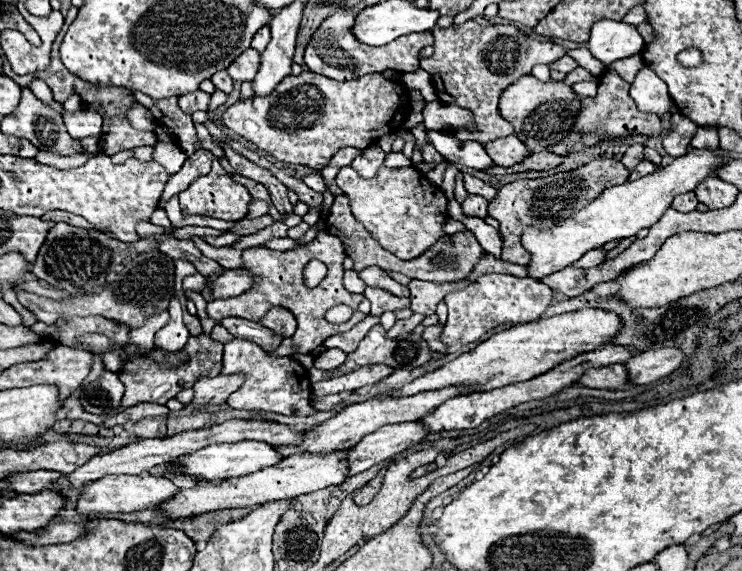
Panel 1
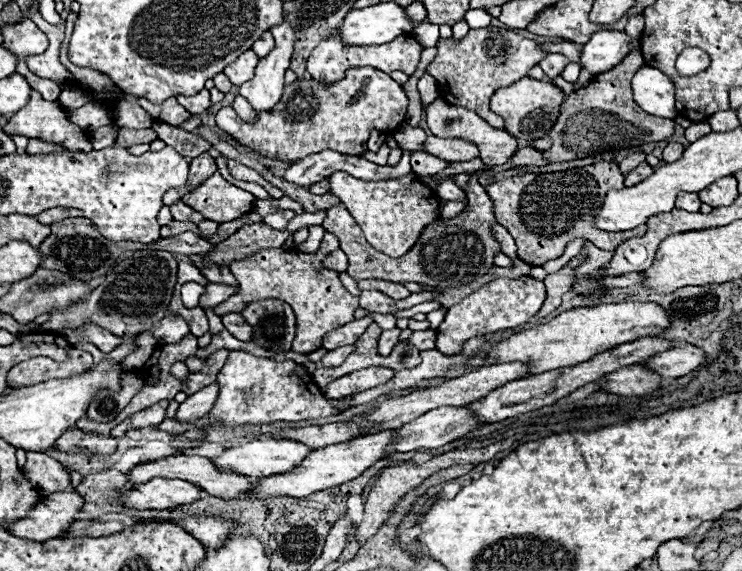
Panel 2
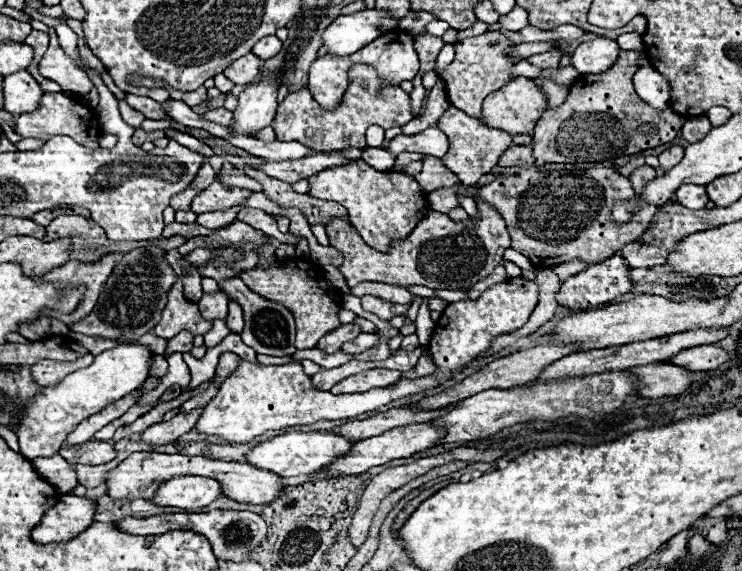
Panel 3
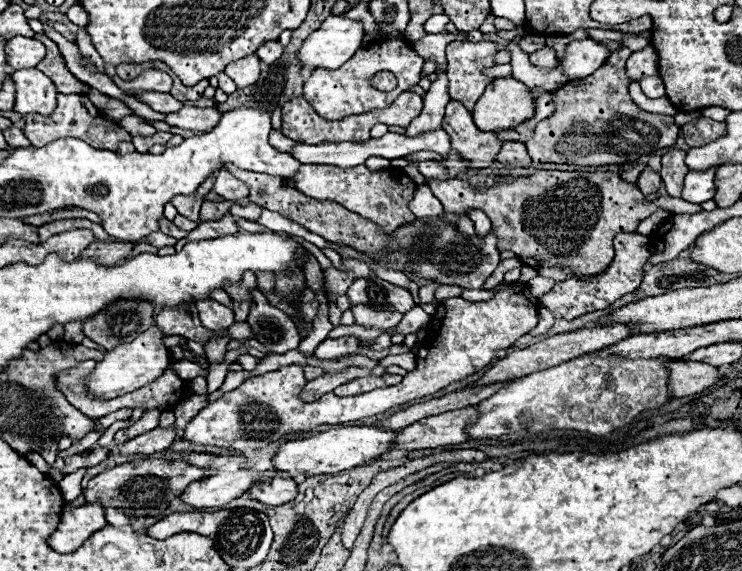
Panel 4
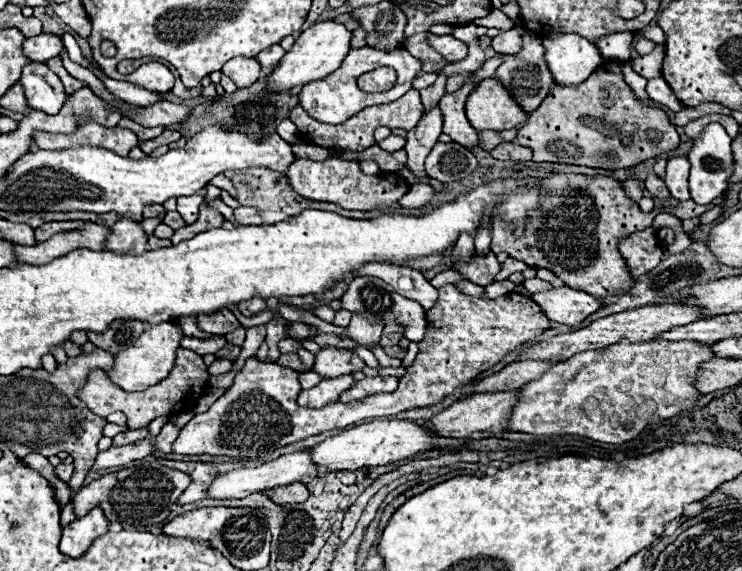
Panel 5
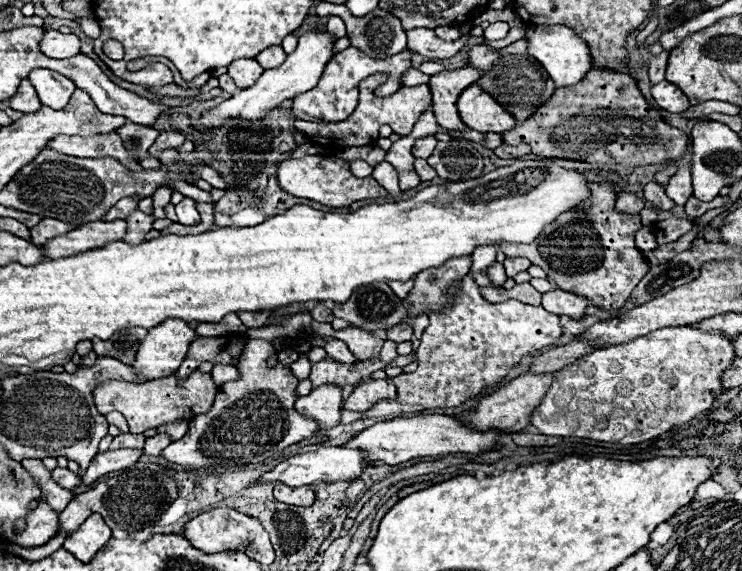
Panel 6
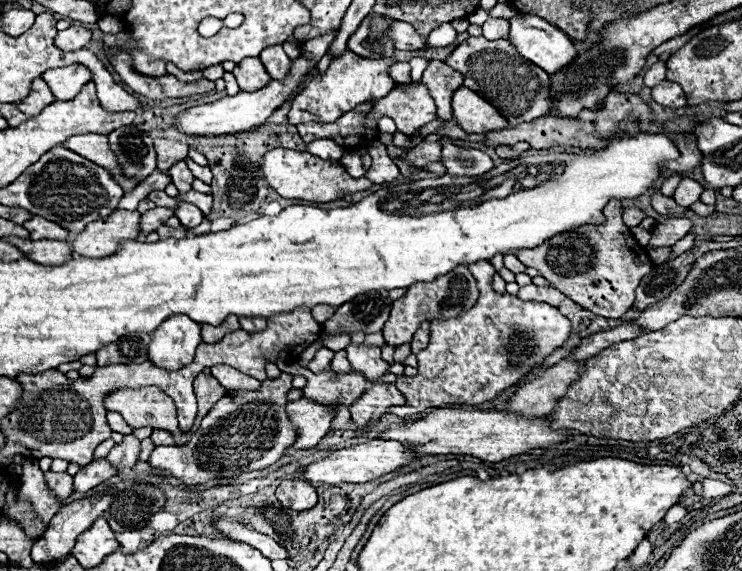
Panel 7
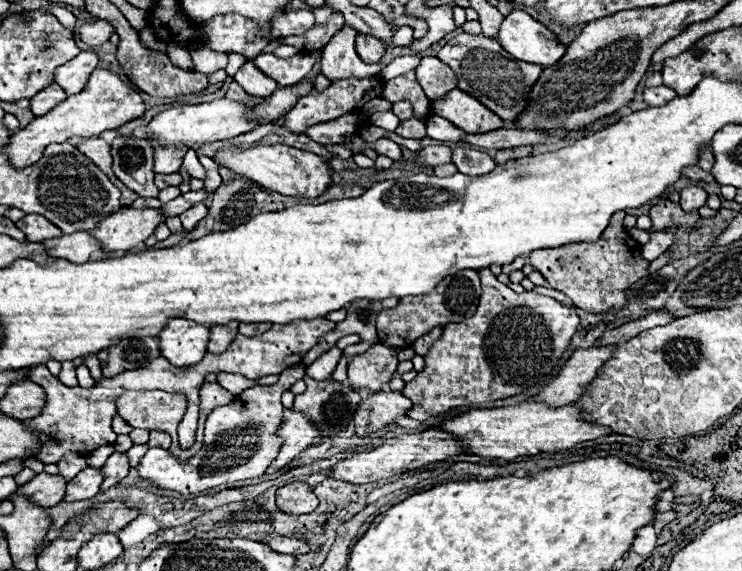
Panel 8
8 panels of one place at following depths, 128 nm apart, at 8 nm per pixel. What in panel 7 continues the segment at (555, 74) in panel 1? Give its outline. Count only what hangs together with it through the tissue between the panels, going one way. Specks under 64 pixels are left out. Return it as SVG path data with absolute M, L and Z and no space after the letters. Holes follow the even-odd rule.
M470 36L450 54L446 64L462 72L464 86L472 88L478 94L482 92L482 98L496 106L500 114L510 122L510 126L522 124L526 120L536 120L538 116L550 112L550 76L536 64L530 64L530 60L518 56L516 48L508 40L488 42L484 36Z

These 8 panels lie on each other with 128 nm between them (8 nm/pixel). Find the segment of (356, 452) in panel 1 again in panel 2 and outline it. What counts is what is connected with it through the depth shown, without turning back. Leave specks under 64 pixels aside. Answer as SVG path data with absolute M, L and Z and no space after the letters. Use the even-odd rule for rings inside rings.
M466 406L438 408L398 428L390 448L386 448L386 454L410 452L418 448L440 448L476 428L480 428L480 424L470 416Z

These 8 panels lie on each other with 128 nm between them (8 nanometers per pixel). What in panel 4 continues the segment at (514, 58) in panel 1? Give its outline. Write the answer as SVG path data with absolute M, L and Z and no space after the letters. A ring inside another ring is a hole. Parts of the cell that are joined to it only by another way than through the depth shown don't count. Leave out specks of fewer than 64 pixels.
M490 40L480 42L450 42L446 46L448 58L447 78L450 98L458 100L466 110L474 110L474 104L480 100L486 84L494 78L484 74L484 68L492 68L498 48Z

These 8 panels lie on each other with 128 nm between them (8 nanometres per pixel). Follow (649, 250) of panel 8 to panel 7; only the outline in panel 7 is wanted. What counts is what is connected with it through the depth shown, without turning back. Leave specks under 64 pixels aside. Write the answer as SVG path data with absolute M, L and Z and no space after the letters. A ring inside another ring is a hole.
M669 217L664 222L658 222L652 228L652 238L648 246L674 246L680 238L690 232L692 223L688 218Z

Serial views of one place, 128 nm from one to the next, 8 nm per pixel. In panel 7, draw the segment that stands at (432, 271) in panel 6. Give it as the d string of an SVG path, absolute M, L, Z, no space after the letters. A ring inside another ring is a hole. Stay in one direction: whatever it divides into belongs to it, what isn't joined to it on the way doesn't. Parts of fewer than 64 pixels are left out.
M458 266L458 268L454 268L454 272L448 272L446 276L436 276L430 284L414 284L414 288L408 288L406 296L398 298L392 304L390 320L384 324L384 330L382 330L386 344L390 344L390 346L408 344L422 320L456 318L462 312L470 310L476 300L478 300L476 280L472 278L472 274L466 266Z

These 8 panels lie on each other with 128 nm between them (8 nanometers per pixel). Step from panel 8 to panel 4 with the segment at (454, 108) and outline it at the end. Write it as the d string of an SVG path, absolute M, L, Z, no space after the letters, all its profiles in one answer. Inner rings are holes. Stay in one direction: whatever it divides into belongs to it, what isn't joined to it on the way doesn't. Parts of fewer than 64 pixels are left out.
M496 78L474 108L474 122L480 130L512 130L536 114L534 96L528 86L514 78Z

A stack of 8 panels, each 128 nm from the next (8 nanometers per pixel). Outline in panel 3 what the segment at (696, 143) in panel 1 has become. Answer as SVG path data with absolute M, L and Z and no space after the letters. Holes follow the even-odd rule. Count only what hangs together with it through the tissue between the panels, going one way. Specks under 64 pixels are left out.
M698 116L698 118L688 118L686 124L682 126L682 136L688 142L698 142L702 140L702 136L706 136L706 132L712 130L712 124L706 116Z

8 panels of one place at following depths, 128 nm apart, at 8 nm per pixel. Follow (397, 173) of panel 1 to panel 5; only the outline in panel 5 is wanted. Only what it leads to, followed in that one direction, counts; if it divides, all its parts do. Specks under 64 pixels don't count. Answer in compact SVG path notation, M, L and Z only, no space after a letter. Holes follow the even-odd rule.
M298 158L286 172L290 186L304 198L316 200L316 202L332 202L338 204L346 210L386 210L386 208L394 208L398 210L400 204L398 200L408 194L410 184L400 178L396 172L388 172L382 176L374 174L368 176L360 170L358 162L348 162L348 160L336 160L336 158L328 158L322 162L310 160L310 158Z

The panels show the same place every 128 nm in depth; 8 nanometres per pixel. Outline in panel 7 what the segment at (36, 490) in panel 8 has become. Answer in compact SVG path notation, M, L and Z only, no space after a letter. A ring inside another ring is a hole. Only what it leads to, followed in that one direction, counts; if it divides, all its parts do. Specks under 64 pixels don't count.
M46 472L46 482L48 482L48 488L52 488L52 492L56 496L60 496L62 500L68 498L74 490L72 486L72 476L66 474L66 472Z

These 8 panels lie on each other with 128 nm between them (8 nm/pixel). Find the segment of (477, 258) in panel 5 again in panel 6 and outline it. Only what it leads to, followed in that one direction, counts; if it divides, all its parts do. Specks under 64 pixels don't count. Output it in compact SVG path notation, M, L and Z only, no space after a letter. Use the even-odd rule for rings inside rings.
M494 262L488 270L486 270L486 276L490 278L490 282L494 286L502 286L506 282L506 274L504 274L504 266L500 262Z

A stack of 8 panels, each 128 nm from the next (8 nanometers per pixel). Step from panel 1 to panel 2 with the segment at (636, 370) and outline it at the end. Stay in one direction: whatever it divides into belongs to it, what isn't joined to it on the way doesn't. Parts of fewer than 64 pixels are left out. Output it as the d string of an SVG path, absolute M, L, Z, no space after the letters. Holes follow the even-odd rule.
M680 344L666 352L658 352L656 356L652 356L652 360L646 360L642 366L658 372L658 376L662 378L678 378L692 372L704 362L706 354L700 348L694 348L690 344Z

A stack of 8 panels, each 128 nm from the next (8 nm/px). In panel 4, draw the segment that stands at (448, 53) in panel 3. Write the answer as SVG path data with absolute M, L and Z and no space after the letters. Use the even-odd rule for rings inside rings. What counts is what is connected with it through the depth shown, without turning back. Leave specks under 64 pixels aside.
M438 72L438 78L432 82L428 94L424 96L424 108L422 114L406 128L408 136L418 136L422 132L428 130L436 130L442 126L442 118L444 118L444 108L450 102L448 96L448 78L446 72Z

